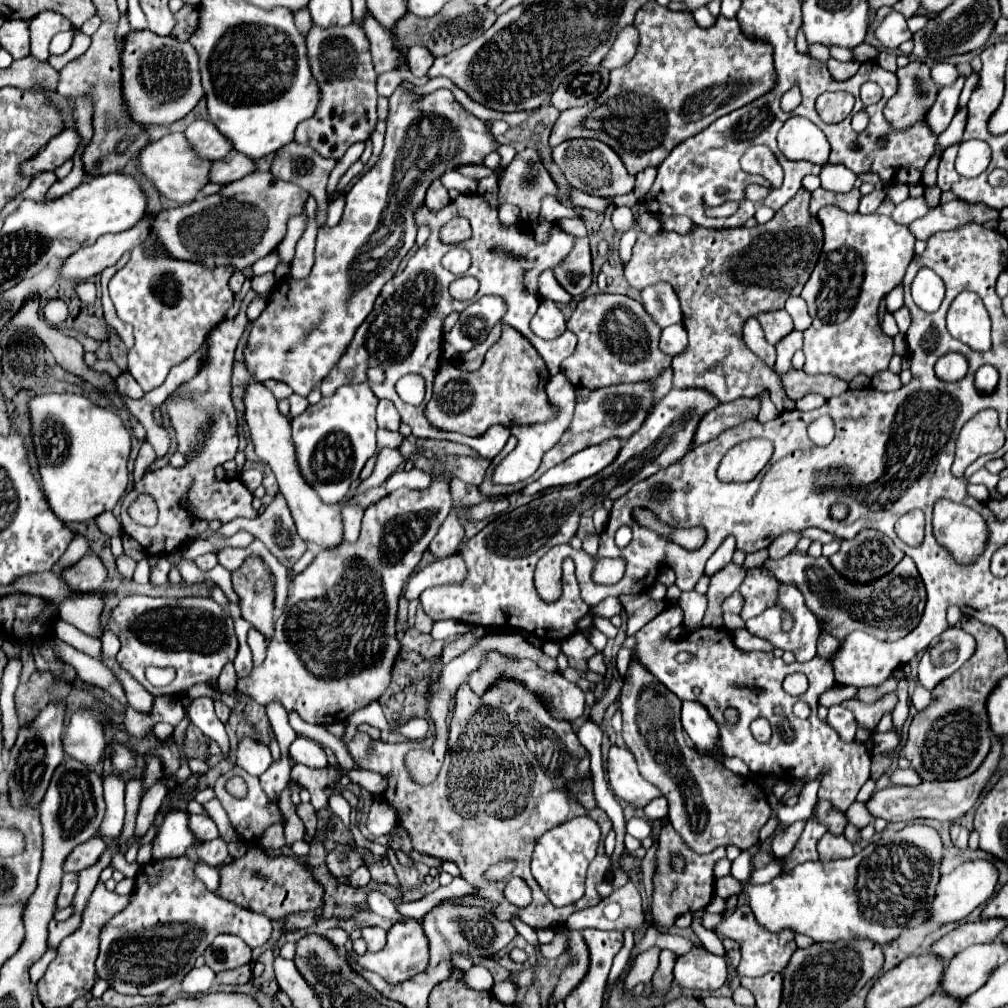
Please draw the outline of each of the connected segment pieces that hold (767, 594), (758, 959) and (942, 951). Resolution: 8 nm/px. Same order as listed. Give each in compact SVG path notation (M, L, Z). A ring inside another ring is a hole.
M766 567L748 571L744 583L740 585L740 593L744 597L744 609L740 617L750 619L768 607L778 605L778 587L780 581Z
M748 905L736 907L732 915L724 917L718 925L716 925L716 933L730 937L734 941L740 943L742 947L742 961L738 965L738 973L746 975L746 977L762 977L770 971L780 973L784 969L784 963L788 963L788 959L792 957L792 953L796 951L796 943L794 943L794 935L792 931L780 931L776 935L772 935L770 931L764 931L764 927L760 927L752 915L752 909Z
M978 919L974 923L958 925L954 931L950 931L940 941L936 941L930 951L942 961L950 961L954 955L958 955L970 945L992 943L996 935L1000 935L1004 923L1006 921L1002 919Z

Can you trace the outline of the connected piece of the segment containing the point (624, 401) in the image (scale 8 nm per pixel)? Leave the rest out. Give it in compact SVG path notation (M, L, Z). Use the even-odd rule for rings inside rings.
M630 383L628 387L624 387L624 385L602 387L602 389L594 389L594 391L578 387L576 389L576 409L574 409L574 417L572 417L568 429L564 431L562 439L550 451L544 453L542 465L538 467L536 475L532 479L528 479L528 483L536 481L548 469L556 467L558 463L566 461L568 457L572 457L574 453L578 453L590 445L598 445L610 437L628 439L628 435L632 435L632 431L638 431L640 423L644 423L644 415L648 415L648 407L650 407L652 399L654 399L654 393L652 393L650 383Z

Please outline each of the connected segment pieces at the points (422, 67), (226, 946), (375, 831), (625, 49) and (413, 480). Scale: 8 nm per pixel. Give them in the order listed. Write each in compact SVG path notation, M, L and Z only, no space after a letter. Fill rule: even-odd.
M410 47L408 49L408 69L416 75L422 77L428 73L428 69L432 67L434 57L430 55L430 51L426 47Z
M220 935L208 947L204 957L206 965L218 973L224 969L236 969L252 963L252 949L236 935Z
M374 799L368 815L368 831L372 835L386 835L390 829L396 827L396 811L384 801L384 799Z
M634 25L624 27L624 29L618 33L612 49L610 49L608 55L604 57L602 65L604 65L606 69L610 69L610 71L616 69L616 67L626 65L626 63L634 57L636 49L638 49L638 43L640 43L640 39L638 39L636 27L634 27Z
M412 469L412 471L396 471L388 481L386 481L386 491L392 493L400 487L406 487L406 489L414 489L414 491L422 491L422 489L428 489L432 483L432 477L420 469Z

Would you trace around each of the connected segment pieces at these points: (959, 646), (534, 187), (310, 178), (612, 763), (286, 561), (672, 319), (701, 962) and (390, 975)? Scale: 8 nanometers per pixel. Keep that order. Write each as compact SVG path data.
M958 627L946 629L924 651L918 665L920 687L932 691L942 679L960 669L976 651L976 639Z
M524 149L520 153L514 155L512 163L502 171L500 175L500 181L498 181L498 197L500 197L500 203L512 203L520 209L522 213L522 219L526 223L534 223L538 219L538 213L540 213L540 205L542 205L542 199L544 197L558 197L558 187L554 183L554 179L550 177L550 173L544 169L540 157L538 157L538 151L534 149Z
M290 141L280 151L276 151L270 171L272 175L276 175L276 179L290 181L306 189L312 197L316 197L318 207L322 211L318 215L318 221L320 225L324 225L326 209L328 209L326 185L328 185L328 177L334 165L336 165L334 159L324 159L310 145Z
M612 745L608 751L608 779L614 795L634 807L644 807L650 799L662 795L640 775L634 755L616 745Z
M280 491L276 493L274 501L262 513L258 513L256 519L234 519L232 523L226 523L222 529L218 529L218 533L234 535L240 529L246 529L256 539L260 539L286 569L292 569L292 565L306 551L306 543L296 533L286 499Z
M659 282L648 285L640 291L640 299L646 313L654 319L660 329L682 323L680 302L670 284Z
M694 945L688 953L680 955L674 965L674 981L690 989L720 989L726 983L728 967L724 957Z
M406 919L402 923L394 923L392 929L388 931L388 943L382 951L378 953L364 953L362 957L358 957L358 965L360 967L366 967L368 971L374 971L378 973L386 983L390 985L398 985L406 979L410 979L412 975L424 971L424 967L428 965L428 939L422 931L422 927L412 921L412 919Z

